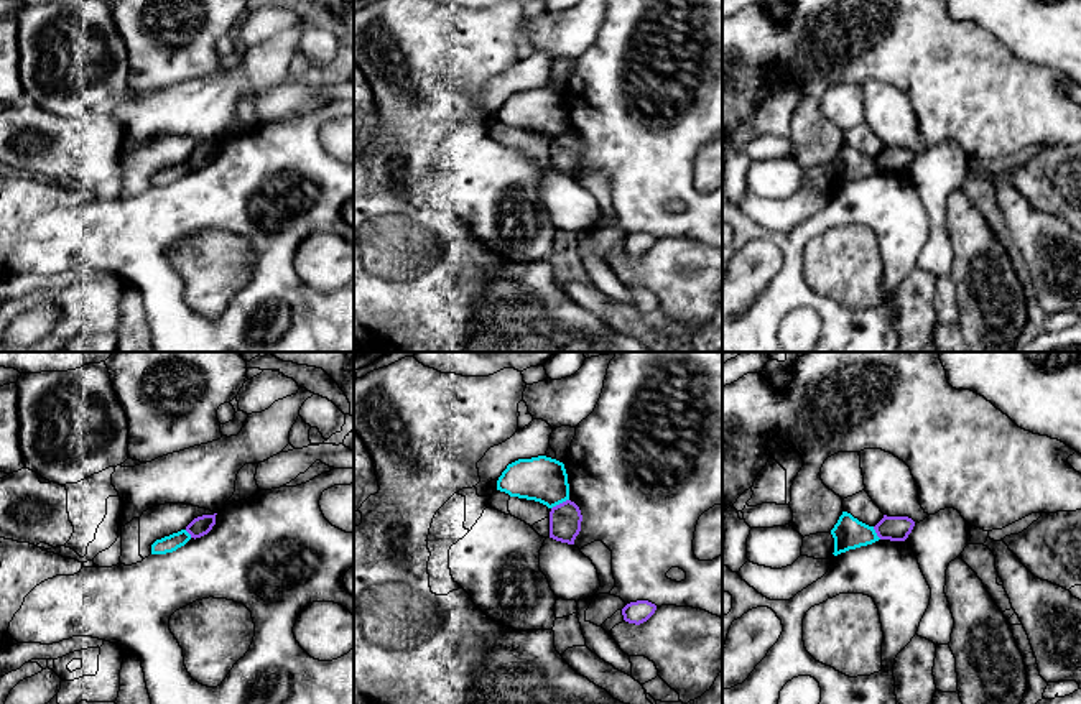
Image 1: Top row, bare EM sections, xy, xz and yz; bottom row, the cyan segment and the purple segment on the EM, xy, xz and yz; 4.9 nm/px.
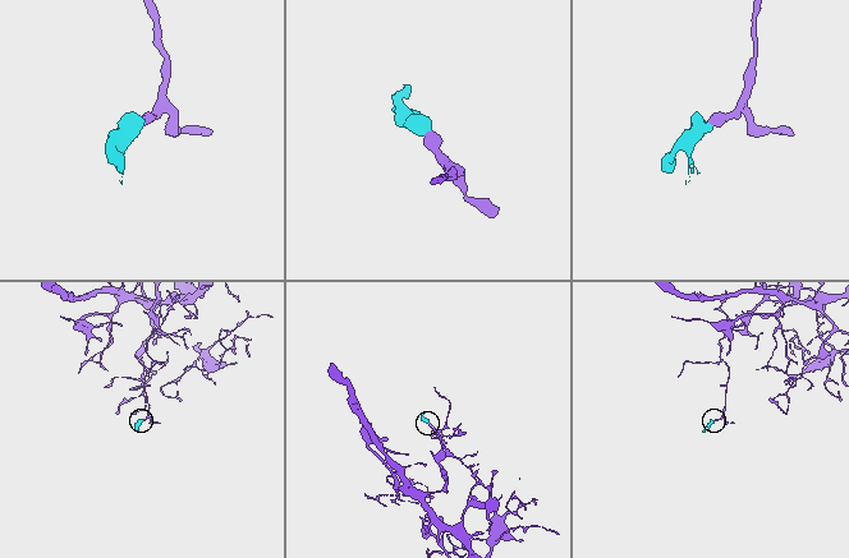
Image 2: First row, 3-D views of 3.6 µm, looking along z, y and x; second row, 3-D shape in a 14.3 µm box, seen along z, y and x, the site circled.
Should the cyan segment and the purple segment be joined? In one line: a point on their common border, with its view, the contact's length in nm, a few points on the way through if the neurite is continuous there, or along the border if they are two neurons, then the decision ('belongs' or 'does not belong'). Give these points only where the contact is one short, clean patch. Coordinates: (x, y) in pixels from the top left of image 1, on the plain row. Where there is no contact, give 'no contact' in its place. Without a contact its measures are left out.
xz (560, 134) | 100 nm | along xz (568, 130), (552, 140) | does not belong

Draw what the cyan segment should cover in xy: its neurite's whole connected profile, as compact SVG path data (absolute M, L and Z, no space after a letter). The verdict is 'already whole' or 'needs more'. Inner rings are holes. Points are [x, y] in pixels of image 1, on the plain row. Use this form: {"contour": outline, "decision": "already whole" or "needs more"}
{"contour": "M181 161L178 164L161 169L161 171L156 171L151 176L151 186L173 184L178 179L184 178L189 171L191 171L191 166L186 161Z", "decision": "already whole"}

